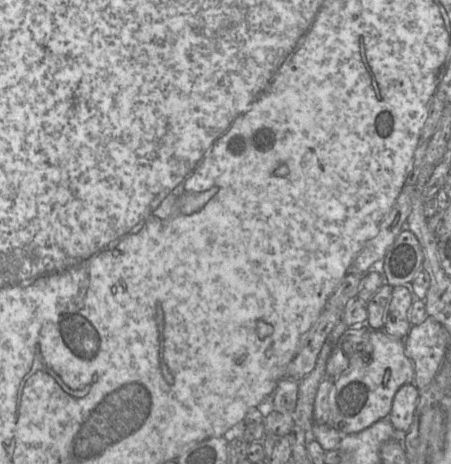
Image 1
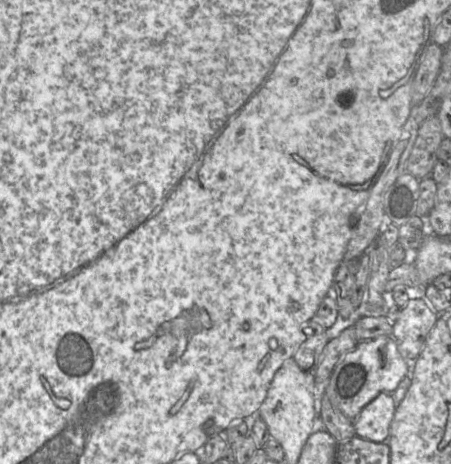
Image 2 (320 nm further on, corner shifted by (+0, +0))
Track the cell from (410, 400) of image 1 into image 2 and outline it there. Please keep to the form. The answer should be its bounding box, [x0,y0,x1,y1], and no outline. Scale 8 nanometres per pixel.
[353,393,396,443]

